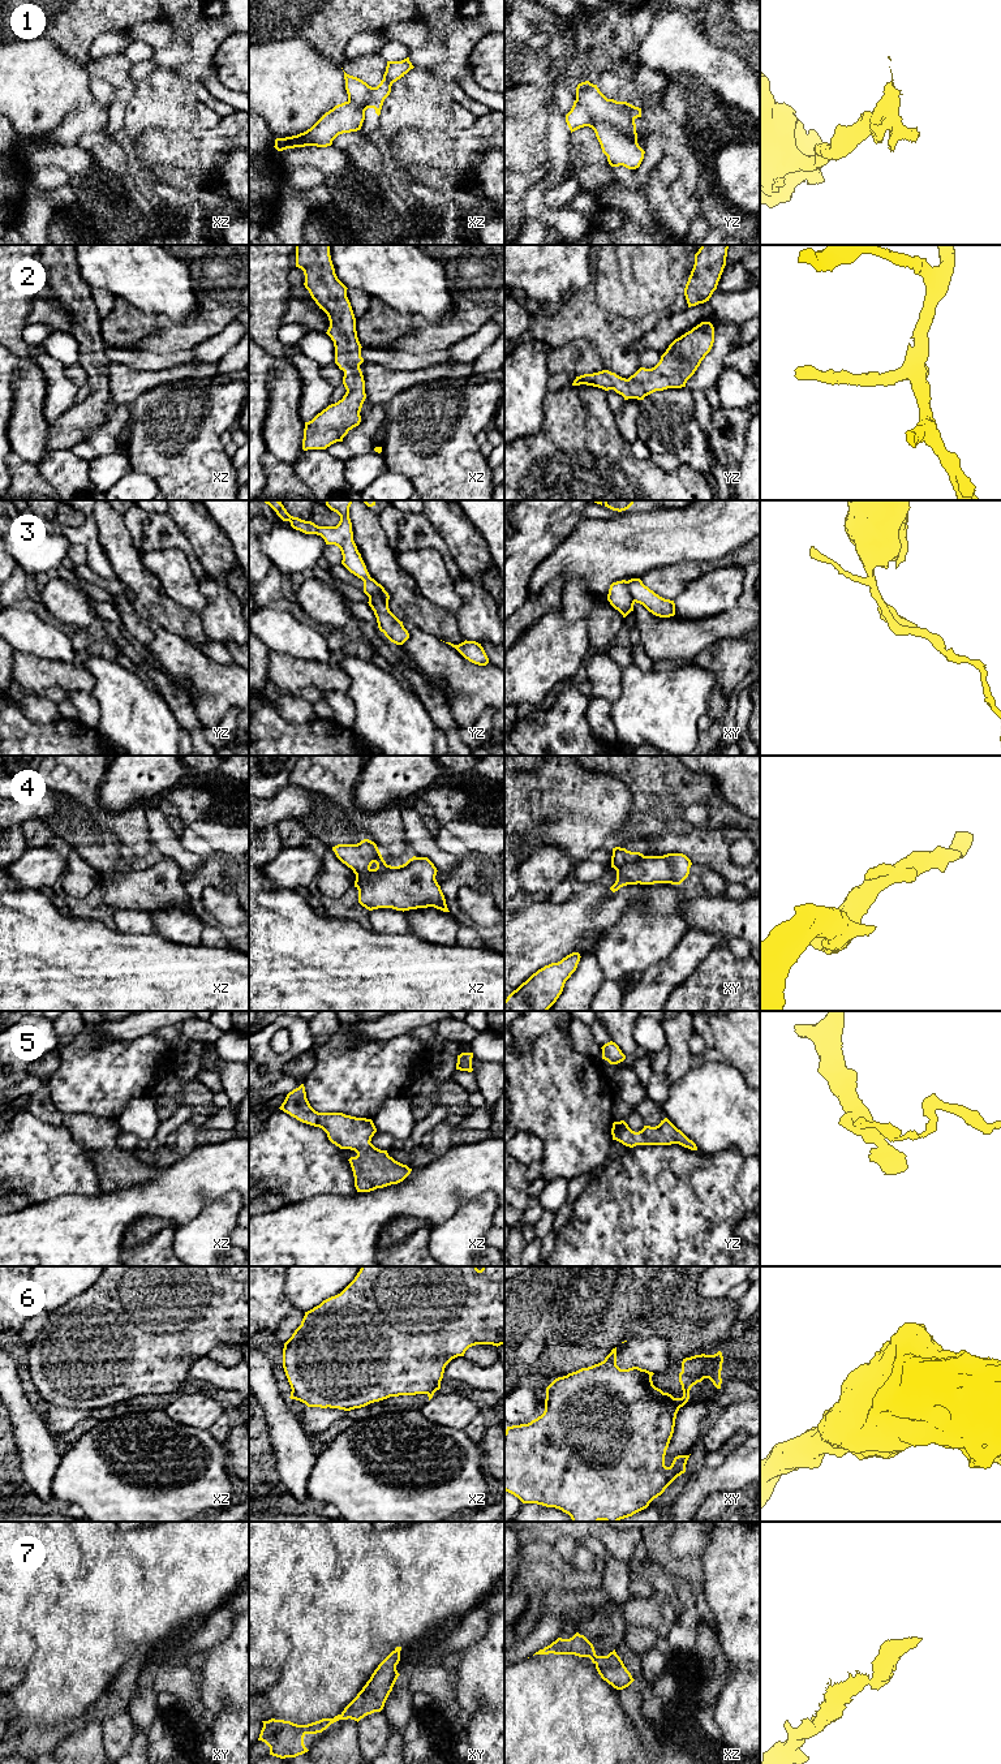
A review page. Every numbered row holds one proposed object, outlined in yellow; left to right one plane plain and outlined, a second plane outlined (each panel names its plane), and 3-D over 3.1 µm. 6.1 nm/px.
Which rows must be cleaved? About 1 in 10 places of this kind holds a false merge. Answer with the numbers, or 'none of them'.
3, 4, 6

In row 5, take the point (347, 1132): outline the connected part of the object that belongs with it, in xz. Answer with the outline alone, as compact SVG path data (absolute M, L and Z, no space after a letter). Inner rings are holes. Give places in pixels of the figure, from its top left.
M304 1084L289 1092L279 1109L302 1123L322 1128L328 1140L340 1149L357 1153L348 1159L357 1192L398 1184L412 1171L390 1157L387 1150L381 1150L370 1143L377 1132L371 1119L315 1111L306 1098Z

